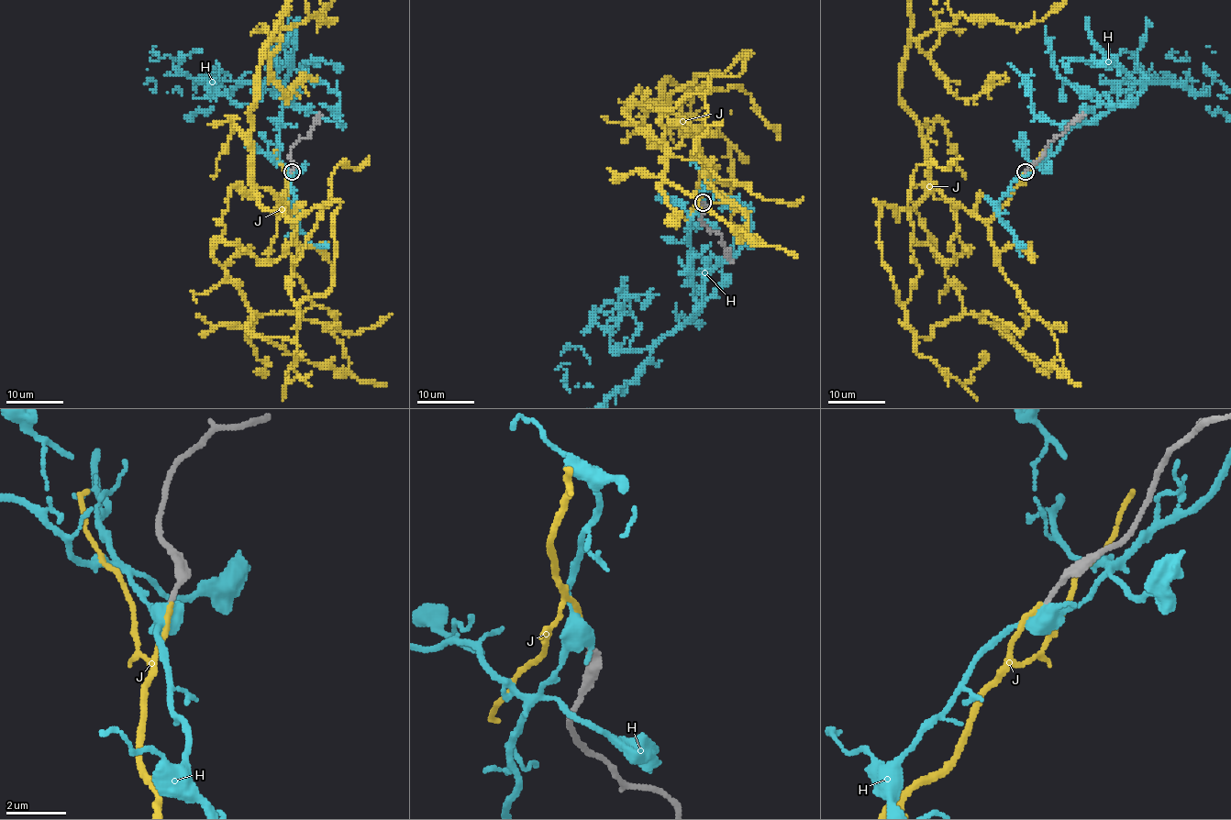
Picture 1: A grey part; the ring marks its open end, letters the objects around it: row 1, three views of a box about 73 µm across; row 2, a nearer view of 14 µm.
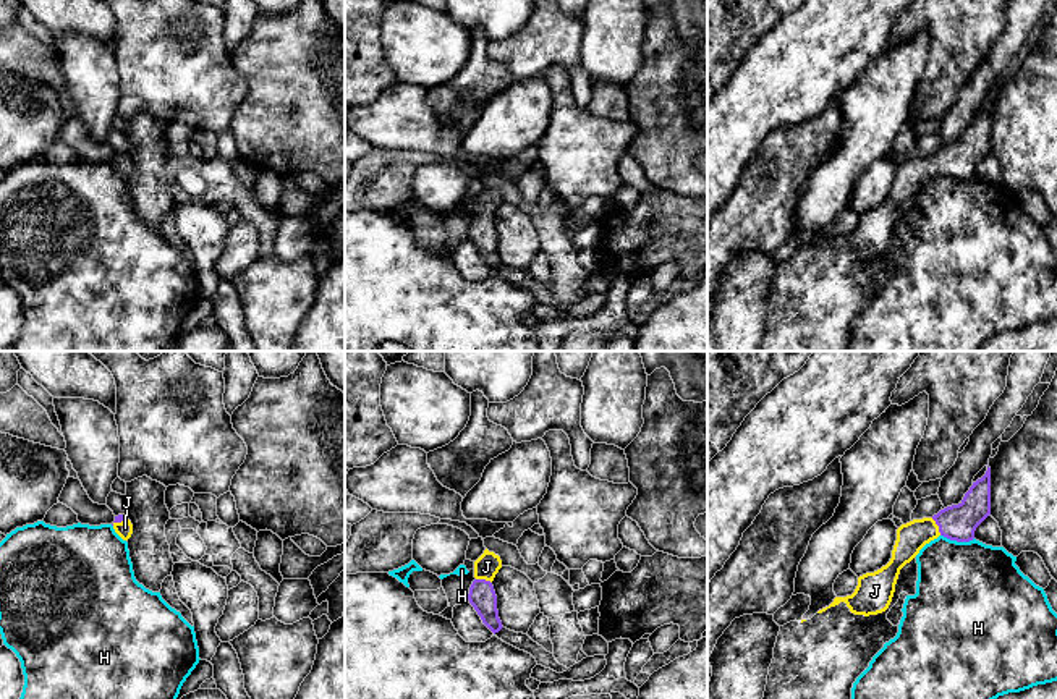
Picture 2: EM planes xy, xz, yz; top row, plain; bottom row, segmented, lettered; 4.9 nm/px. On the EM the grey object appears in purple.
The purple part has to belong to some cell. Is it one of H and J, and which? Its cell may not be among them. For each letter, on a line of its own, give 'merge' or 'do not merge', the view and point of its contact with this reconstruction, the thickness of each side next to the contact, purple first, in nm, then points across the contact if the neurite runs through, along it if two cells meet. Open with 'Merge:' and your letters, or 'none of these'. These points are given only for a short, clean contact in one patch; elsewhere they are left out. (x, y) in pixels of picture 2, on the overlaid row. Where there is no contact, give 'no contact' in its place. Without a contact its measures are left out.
Merge: J
H: do not merge; meets purple in yz at (957, 541); 180 nm thick on the purple side, 480 nm on the other; border along yz (941, 534), (957, 541), (973, 539)
J: merge; meets purple in yz at (938, 525); 180 nm thick on the purple side, 150 nm on the other; runs through yz (959, 523), (938, 525), (913, 536)

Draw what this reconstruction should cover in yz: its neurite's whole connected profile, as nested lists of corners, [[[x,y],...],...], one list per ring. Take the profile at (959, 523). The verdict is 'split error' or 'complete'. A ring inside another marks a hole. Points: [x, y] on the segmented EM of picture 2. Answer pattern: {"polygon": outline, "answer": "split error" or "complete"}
{"polygon": [[[987,466],[986,474],[984,474],[981,479],[978,479],[976,482],[973,482],[973,485],[970,487],[970,490],[965,494],[963,500],[961,500],[958,505],[947,506],[947,508],[940,510],[937,515],[934,515],[932,518],[913,519],[913,521],[910,521],[910,523],[906,523],[906,524],[902,524],[902,526],[897,529],[897,540],[895,540],[895,545],[894,545],[894,550],[892,550],[892,558],[890,558],[890,561],[889,561],[885,566],[882,566],[881,570],[874,571],[874,573],[866,573],[866,574],[860,576],[860,578],[858,578],[858,586],[856,586],[856,589],[855,589],[855,592],[853,592],[851,595],[835,597],[834,602],[832,602],[829,607],[819,610],[817,613],[822,613],[822,612],[826,612],[826,610],[830,608],[830,607],[838,605],[840,602],[845,602],[847,607],[850,608],[850,612],[855,613],[855,615],[869,616],[869,615],[877,615],[877,613],[885,612],[885,610],[889,608],[890,602],[892,602],[892,597],[894,597],[894,592],[895,592],[895,584],[897,584],[900,570],[902,570],[906,563],[910,563],[910,561],[919,553],[919,550],[921,550],[926,544],[929,544],[931,540],[937,539],[939,536],[944,536],[944,537],[947,537],[947,539],[950,539],[950,540],[957,540],[957,542],[970,542],[970,540],[974,539],[974,531],[976,531],[976,527],[978,527],[989,515],[991,515],[991,468]]], "answer": "split error"}

